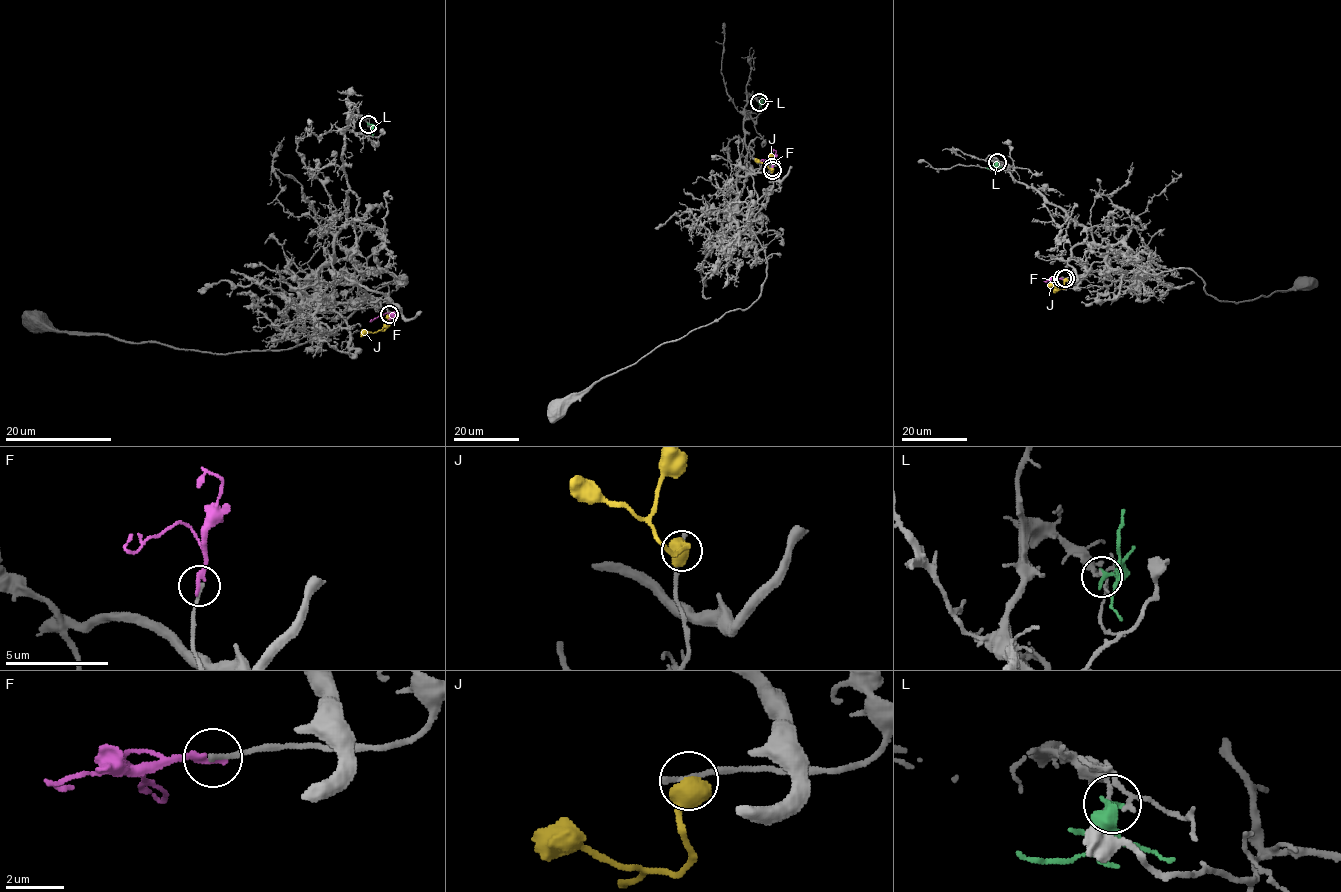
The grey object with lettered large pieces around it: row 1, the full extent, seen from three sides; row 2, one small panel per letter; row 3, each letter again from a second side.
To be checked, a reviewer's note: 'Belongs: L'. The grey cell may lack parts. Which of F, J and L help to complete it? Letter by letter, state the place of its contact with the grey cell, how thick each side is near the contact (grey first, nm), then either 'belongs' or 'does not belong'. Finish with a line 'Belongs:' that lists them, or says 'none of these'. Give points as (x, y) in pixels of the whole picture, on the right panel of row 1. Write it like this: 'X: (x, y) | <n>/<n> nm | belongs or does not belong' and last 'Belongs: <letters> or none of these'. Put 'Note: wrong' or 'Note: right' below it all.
F: (1062, 278) | 160/240 nm | belongs
J: (1065, 278) | 200/700 nm | does not belong
L: (997, 162) | 140/260 nm | does not belong
Belongs: F
Note: wrong

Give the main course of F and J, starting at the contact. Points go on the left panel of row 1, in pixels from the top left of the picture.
F: (389, 314), (369, 322)
J: (389, 314), (391, 323), (384, 330), (360, 335)

